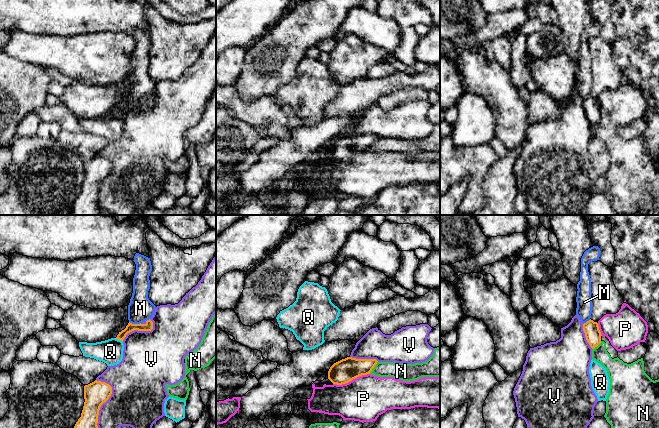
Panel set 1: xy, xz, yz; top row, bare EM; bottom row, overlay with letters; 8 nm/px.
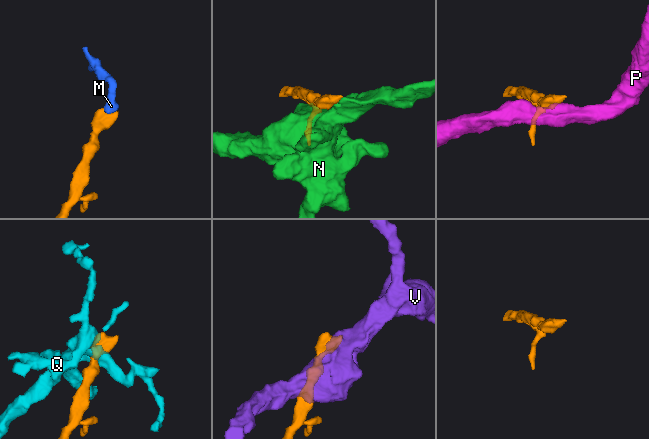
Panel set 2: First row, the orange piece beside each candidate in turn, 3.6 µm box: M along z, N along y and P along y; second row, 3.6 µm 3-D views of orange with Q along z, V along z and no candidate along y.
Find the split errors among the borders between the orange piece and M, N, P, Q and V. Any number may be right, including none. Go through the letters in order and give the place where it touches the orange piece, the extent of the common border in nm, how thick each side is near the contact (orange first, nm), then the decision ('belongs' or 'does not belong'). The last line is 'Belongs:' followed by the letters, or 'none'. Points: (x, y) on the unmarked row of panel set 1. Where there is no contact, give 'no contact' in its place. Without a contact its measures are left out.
M: meets orange in xy at (135, 100); contact 100 nm long; 70 nm thick on the orange side, 200 nm on the other; belongs
N: meets orange in xz at (374, 142); contact 120 nm long; 190 nm thick on the orange side, 140 nm on the other; does not belong
P: meets orange in xz at (351, 156); contact 300 nm long; 190 nm thick on the orange side, 360 nm on the other; does not belong
Q: meets orange in xy at (119, 115); contact 70 nm long; 70 nm thick on the orange side, 200 nm on the other; does not belong
V: meets orange in xy at (103, 178); contact 440 nm long; 190 nm thick on the orange side, 400 nm on the other; does not belong
Belongs: M

